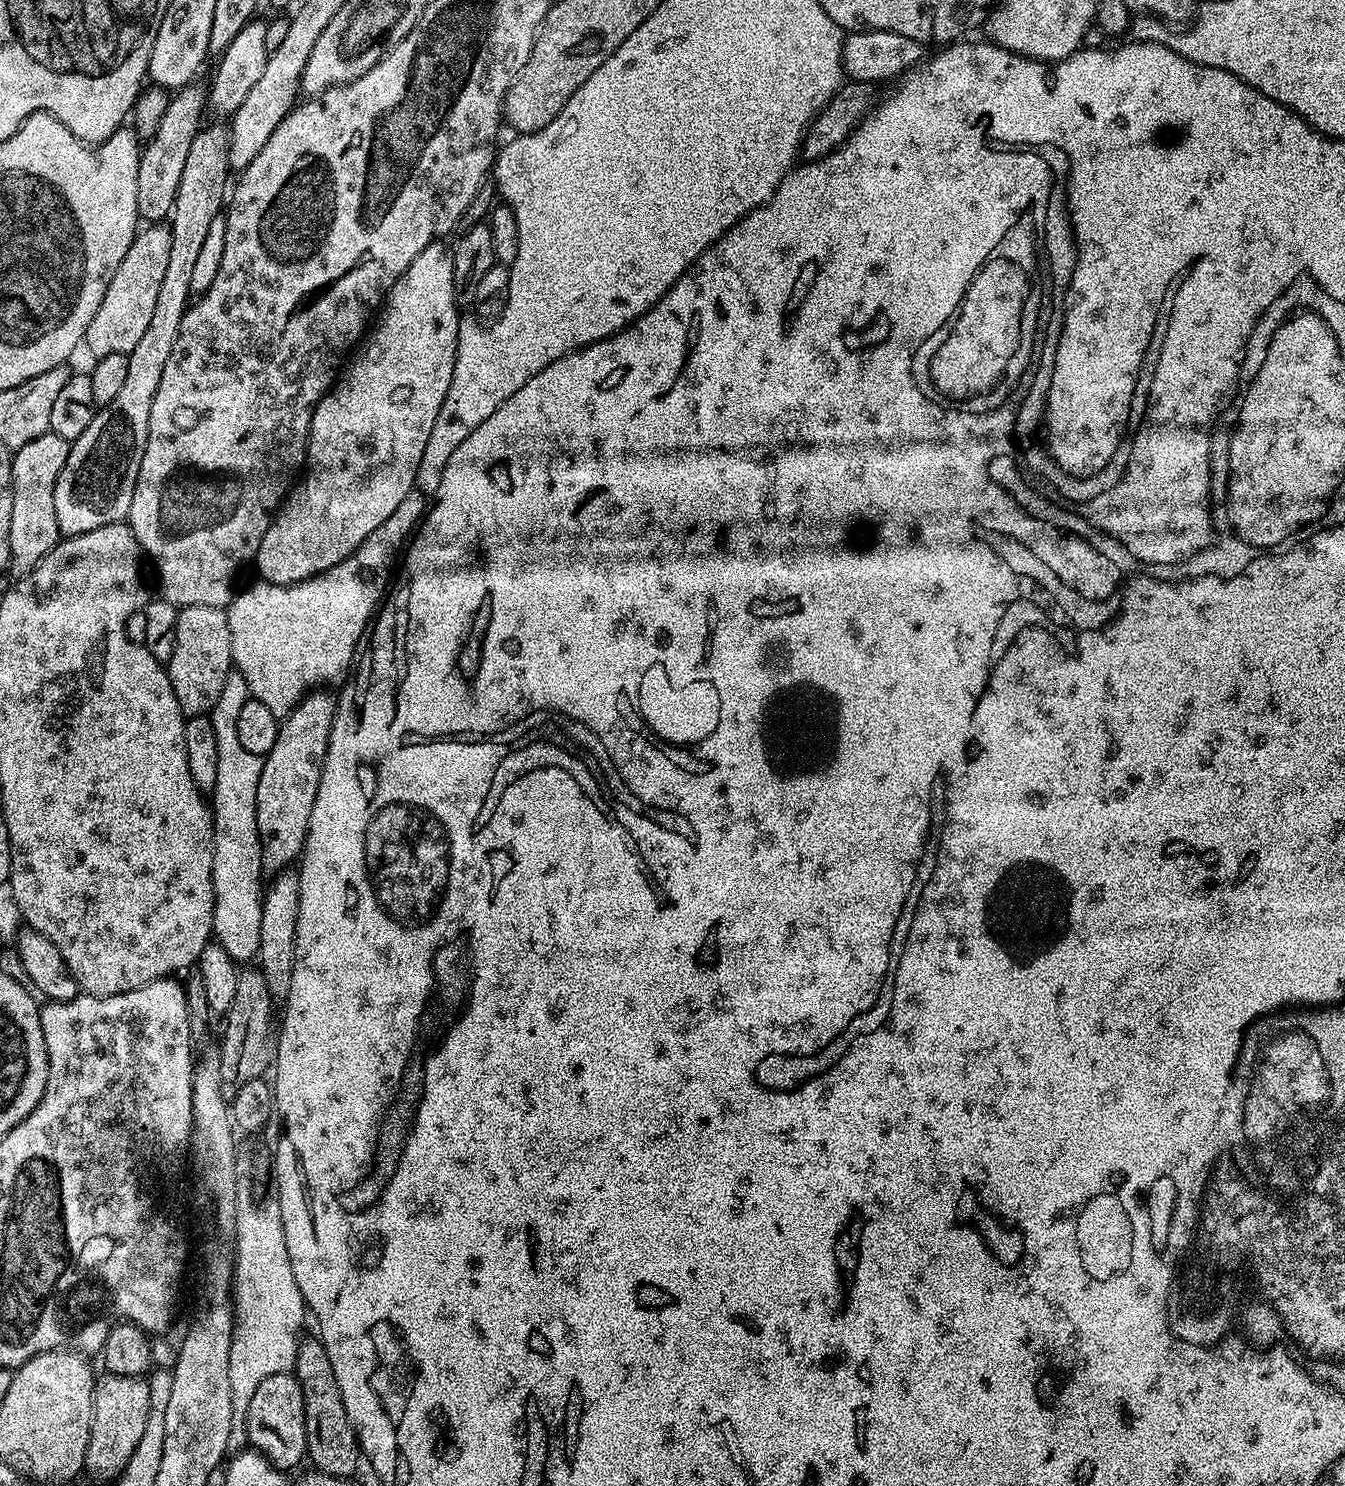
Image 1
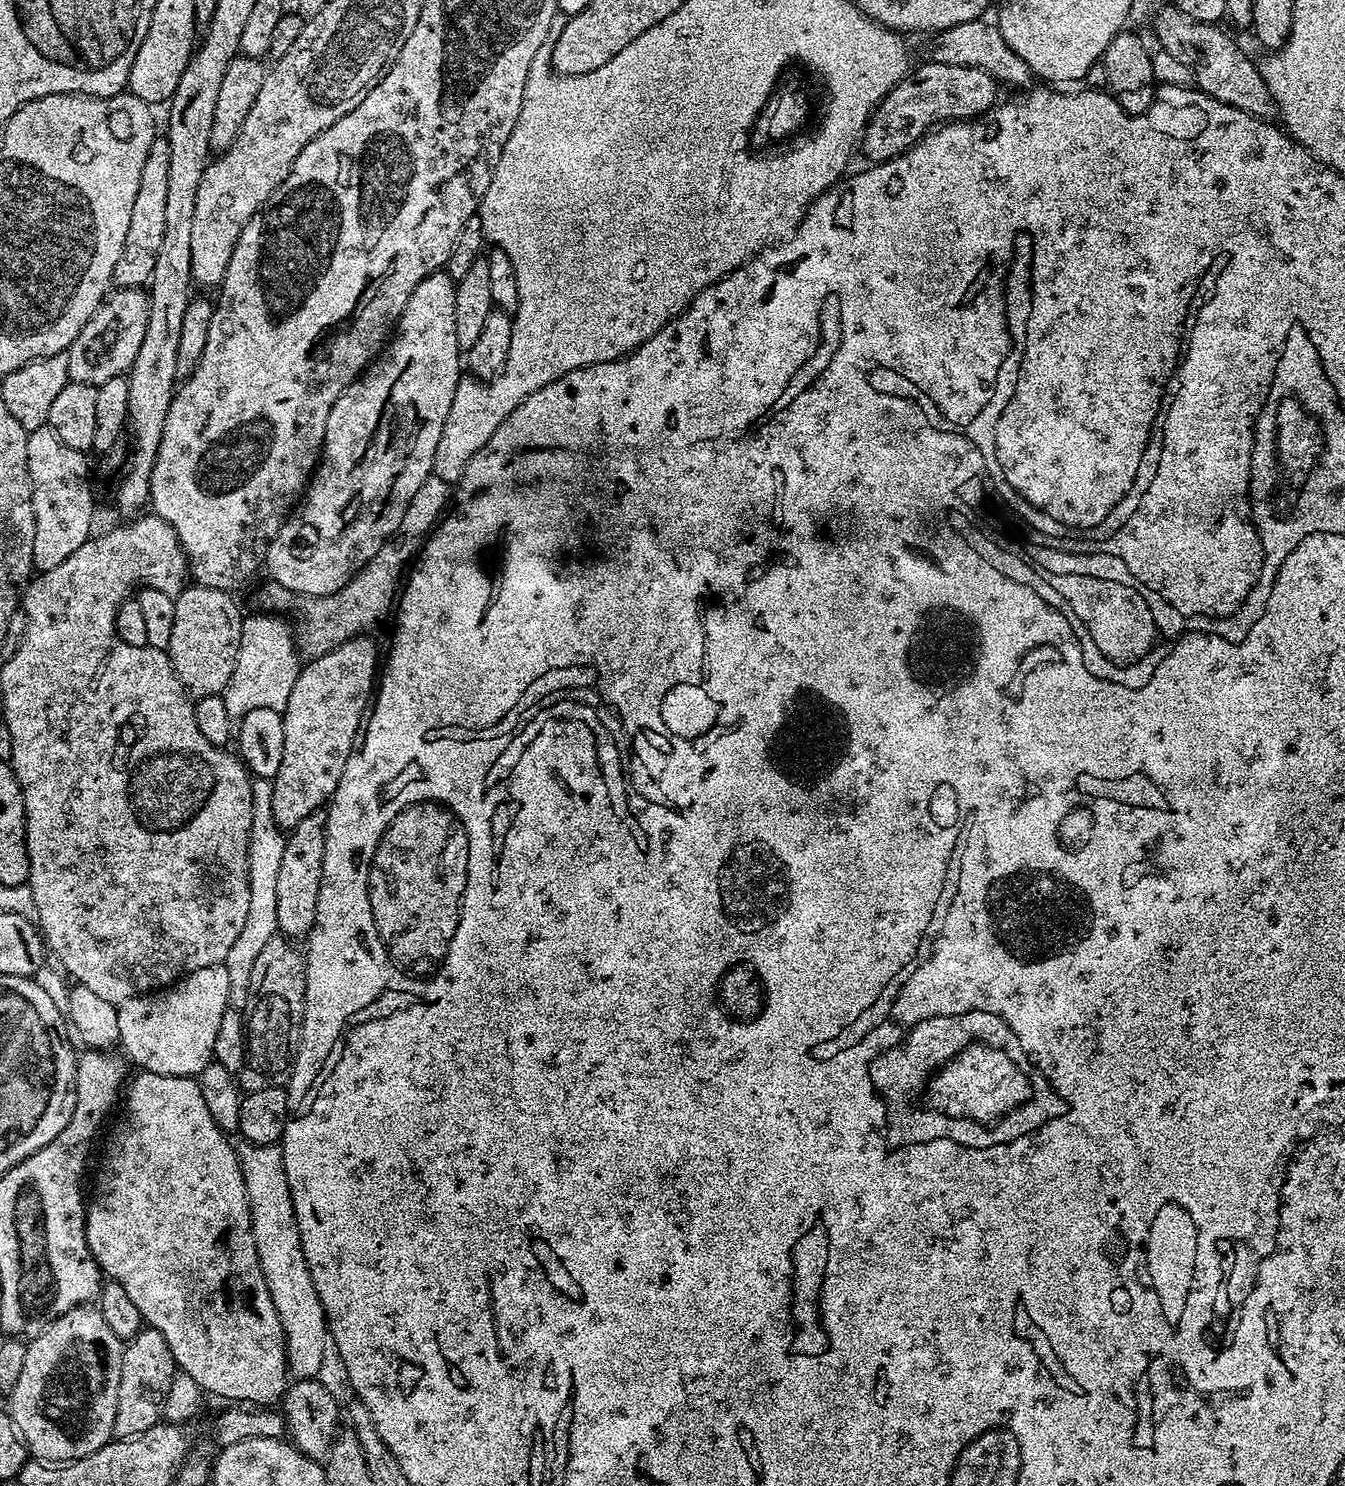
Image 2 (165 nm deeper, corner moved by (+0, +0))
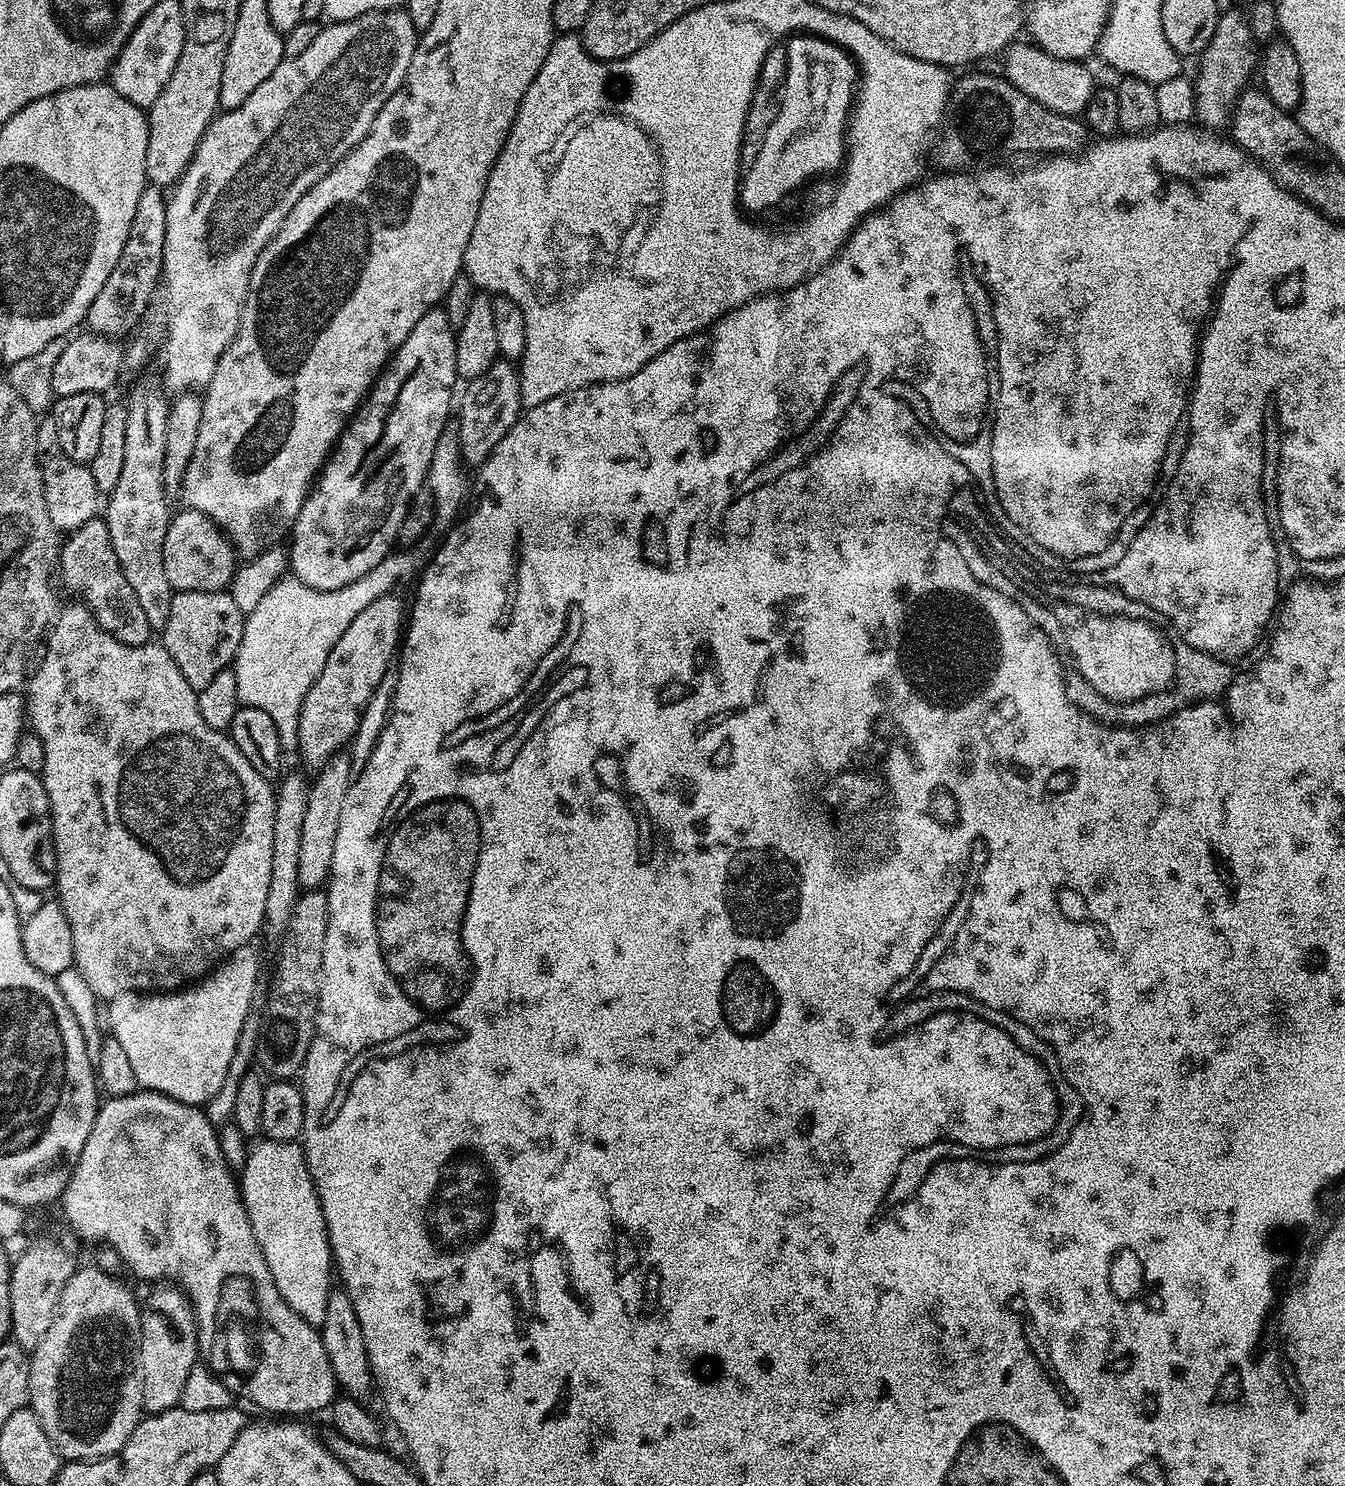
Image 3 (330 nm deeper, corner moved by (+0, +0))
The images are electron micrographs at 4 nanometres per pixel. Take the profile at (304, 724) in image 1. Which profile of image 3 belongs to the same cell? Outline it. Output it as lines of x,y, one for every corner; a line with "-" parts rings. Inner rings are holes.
393,594
370,602
370,606
350,622
346,634
342,634
334,650
330,650
322,674
318,674
314,686
310,686
298,718
296,748
301,762
311,770
323,768
325,762
341,751
344,743
359,730
360,719
388,672
388,663
391,660
393,663
406,624
406,604
398,597

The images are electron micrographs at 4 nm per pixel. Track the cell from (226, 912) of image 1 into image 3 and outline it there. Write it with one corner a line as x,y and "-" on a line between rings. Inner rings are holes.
429,534
417,544
401,547
401,552
389,552
378,566
366,570
362,578
354,578
354,582
346,582
346,586
338,586
338,590
314,590
297,576
285,574
253,612
245,615
242,642
234,661
238,698
245,708
257,708
270,714
274,726
278,726
280,744
286,750
296,748
302,702
318,674
322,674
322,666
326,666
326,658
330,658
330,650
334,650
338,638
346,634
350,622
354,622
370,602
393,595
399,584
415,581
423,573
438,547
434,536

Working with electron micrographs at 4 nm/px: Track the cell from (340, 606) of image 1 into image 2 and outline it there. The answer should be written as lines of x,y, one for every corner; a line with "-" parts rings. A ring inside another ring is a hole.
433,475
428,476
426,482
418,486
414,498
410,498
398,530
385,542
382,550
378,550
378,554
374,554
374,558
366,562
360,572
355,572
350,582
342,586
342,590
329,596
298,598
296,593
286,590
281,584
265,582
260,588
260,604
264,607
261,609
272,614
289,614
288,612
296,611
294,635
299,651
308,658
326,654
338,647
343,640
352,640
355,636
367,633
367,628
374,627
388,611
388,615
393,611
402,577
410,561
419,553
424,541
445,515
449,504
449,481

